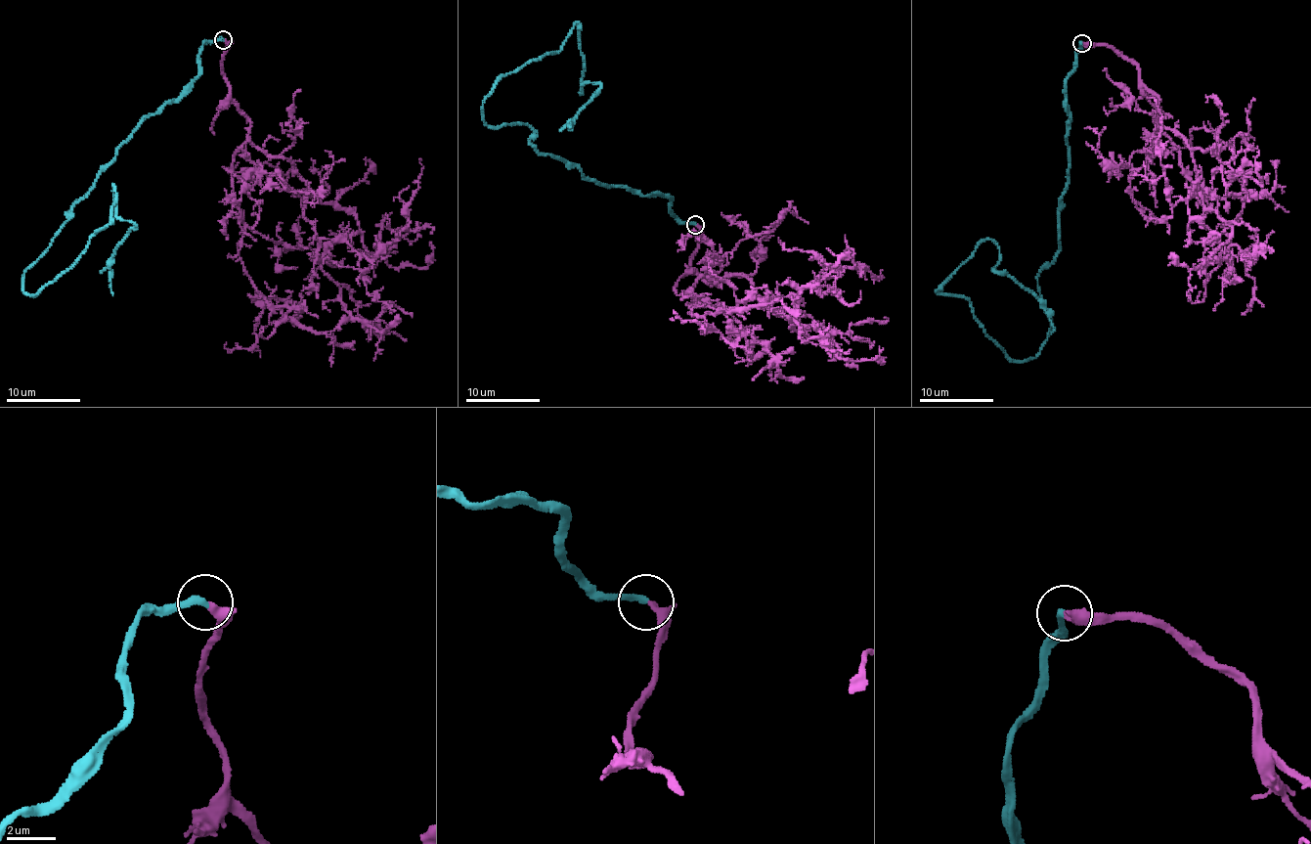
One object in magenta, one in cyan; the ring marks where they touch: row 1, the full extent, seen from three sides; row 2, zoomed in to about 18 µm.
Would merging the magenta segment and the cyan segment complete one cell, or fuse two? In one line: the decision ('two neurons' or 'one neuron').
one neuron

